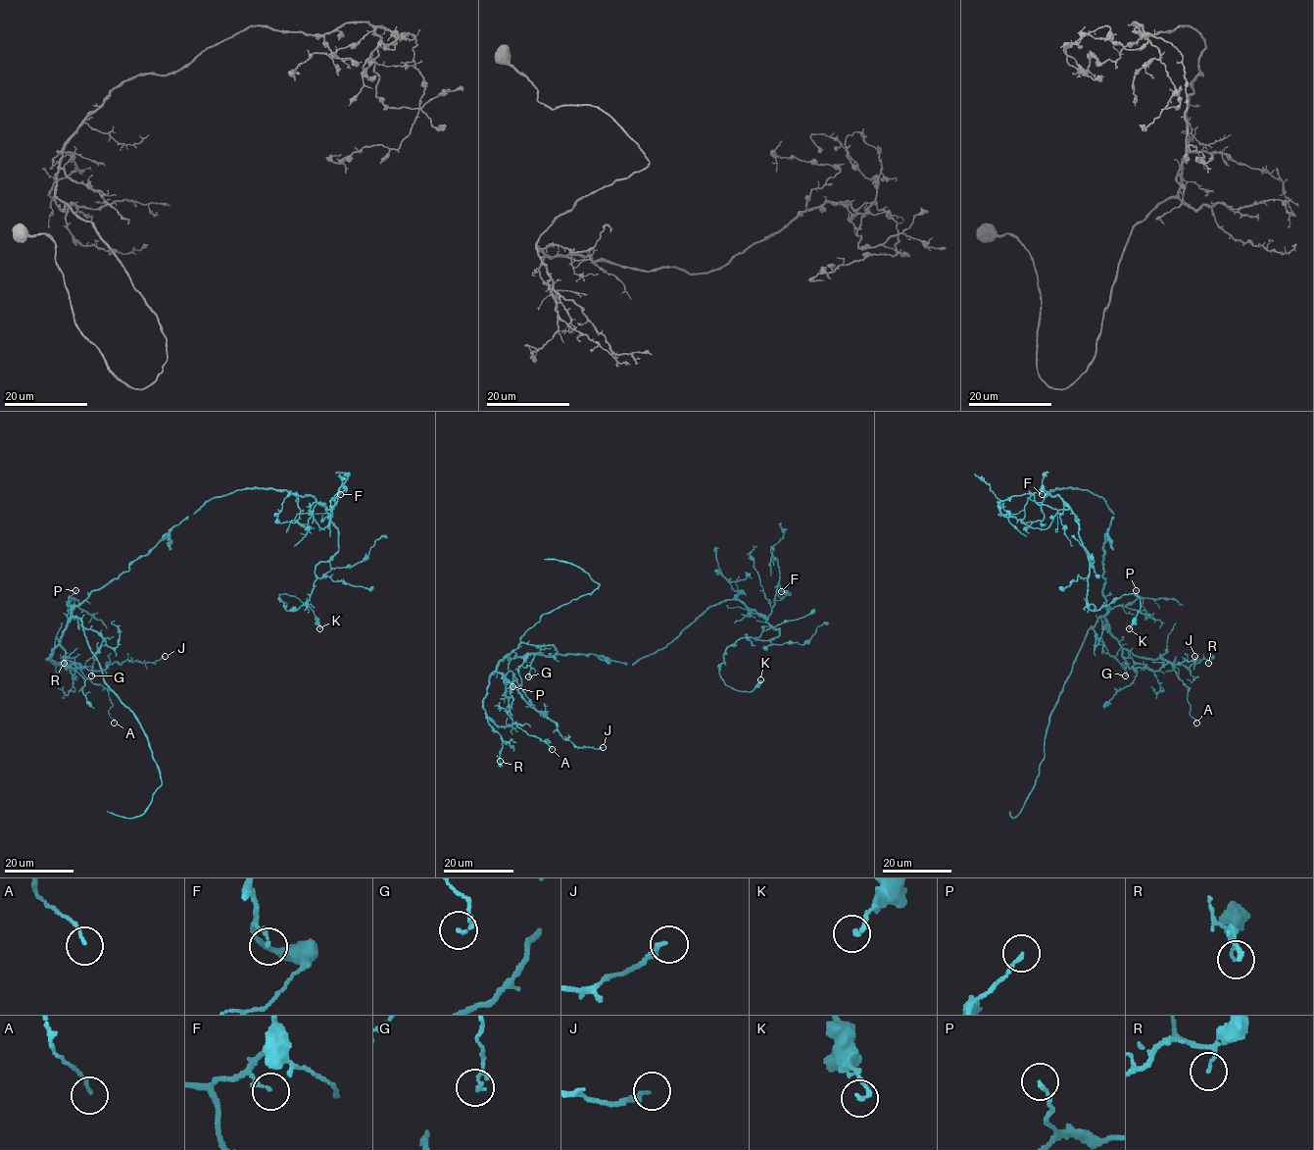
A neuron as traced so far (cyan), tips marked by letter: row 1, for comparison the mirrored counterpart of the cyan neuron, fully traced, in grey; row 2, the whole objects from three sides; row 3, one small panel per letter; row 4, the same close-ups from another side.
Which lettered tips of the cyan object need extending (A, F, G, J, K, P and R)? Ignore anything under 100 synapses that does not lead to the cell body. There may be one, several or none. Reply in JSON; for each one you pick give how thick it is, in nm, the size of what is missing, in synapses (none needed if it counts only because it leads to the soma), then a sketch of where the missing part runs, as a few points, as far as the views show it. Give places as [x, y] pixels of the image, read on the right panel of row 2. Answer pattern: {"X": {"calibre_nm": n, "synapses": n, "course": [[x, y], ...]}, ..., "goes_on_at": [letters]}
{"goes_on_at": []}

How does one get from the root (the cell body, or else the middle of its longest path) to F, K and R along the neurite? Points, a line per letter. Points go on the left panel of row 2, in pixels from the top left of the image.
F: (175, 525), (209, 500), (244, 489), (270, 488), (309, 495), (330, 510), (337, 502), (338, 493), (340, 494)
K: (175, 525), (239, 489), (313, 496), (338, 550), (308, 600), (287, 611), (279, 598), (319, 628)
R: (175, 525), (128, 571), (94, 590), (73, 609), (60, 642), (47, 659), (65, 668), (64, 663)

